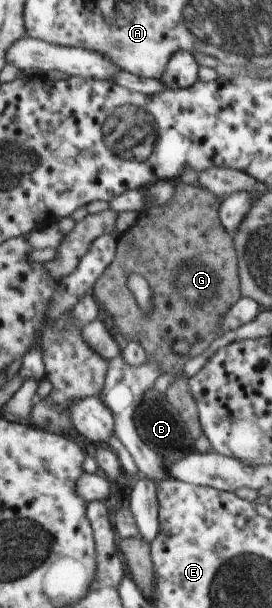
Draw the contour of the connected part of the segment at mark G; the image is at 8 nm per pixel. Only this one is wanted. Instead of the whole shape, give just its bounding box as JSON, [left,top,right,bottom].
[91,181,241,439]

